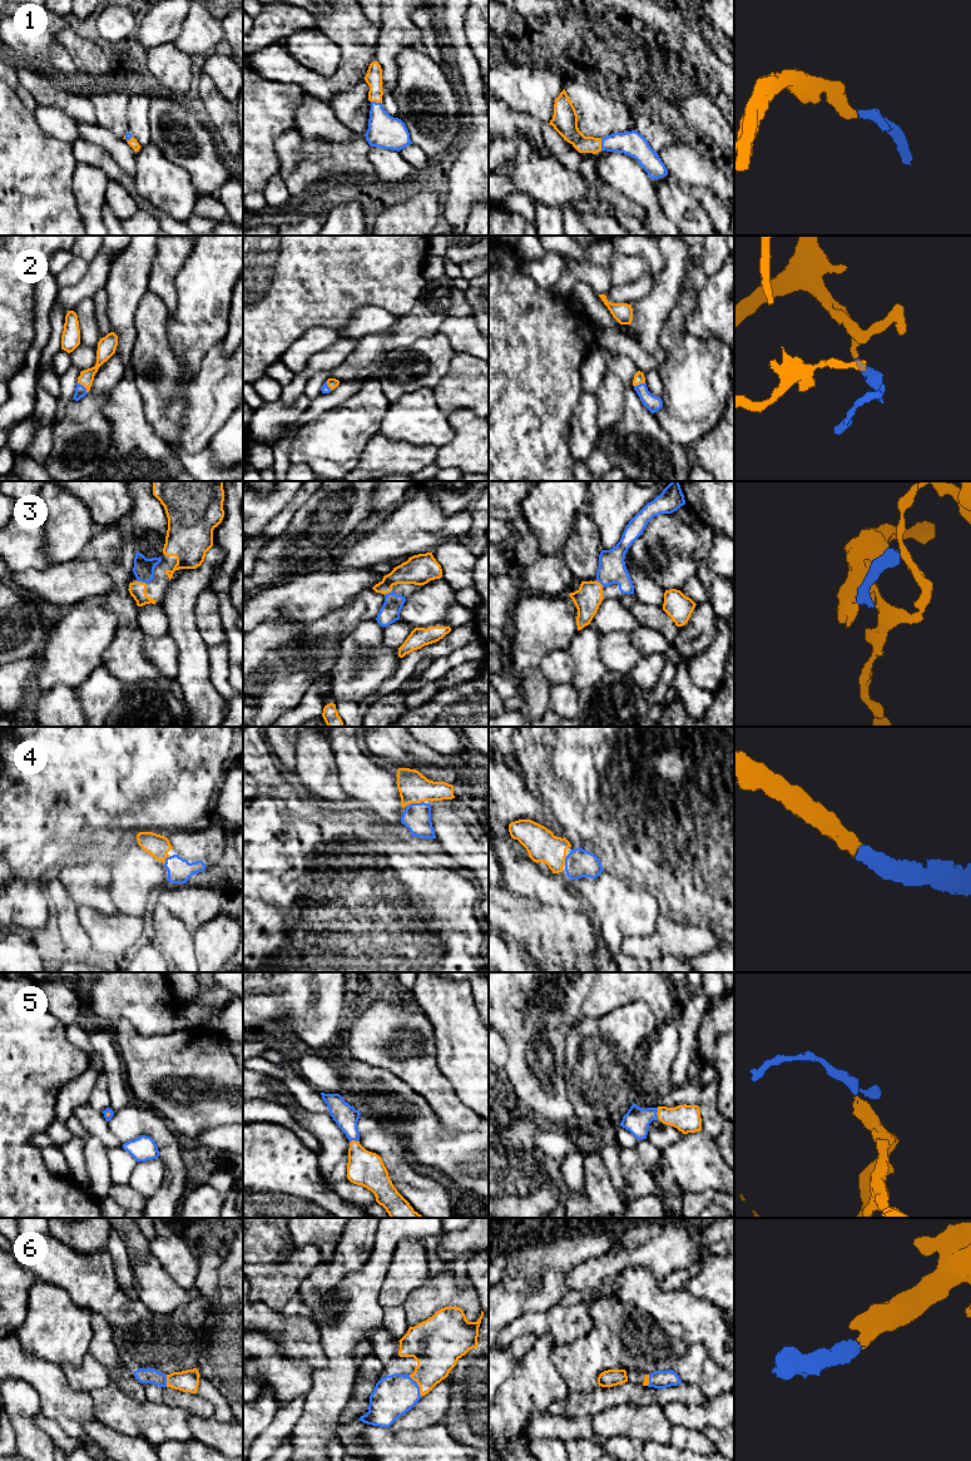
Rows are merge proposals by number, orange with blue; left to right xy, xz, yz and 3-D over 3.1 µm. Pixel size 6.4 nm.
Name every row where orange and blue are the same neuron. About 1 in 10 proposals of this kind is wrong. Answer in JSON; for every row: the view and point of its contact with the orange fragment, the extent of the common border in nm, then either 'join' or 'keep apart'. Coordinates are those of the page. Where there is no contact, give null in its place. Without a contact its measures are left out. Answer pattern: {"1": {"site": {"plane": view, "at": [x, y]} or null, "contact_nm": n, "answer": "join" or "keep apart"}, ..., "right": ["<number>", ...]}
{"1": {"site": {"plane": "yz", "at": [600, 144]}, "contact_nm": 80, "answer": "join"}, "2": {"site": {"plane": "xy", "at": [84, 386]}, "contact_nm": 90, "answer": "join"}, "3": {"site": {"plane": "xy", "at": [140, 582]}, "contact_nm": 60, "answer": "join"}, "4": {"site": {"plane": "xz", "at": [416, 802]}, "contact_nm": 100, "answer": "join"}, "5": {"site": {"plane": "yz", "at": [657, 1114]}, "contact_nm": 80, "answer": "join"}, "6": {"site": {"plane": "xz", "at": [419, 1386]}, "contact_nm": 170, "answer": "join"}, "right": ["1", "2", "3", "4", "5", "6"]}

